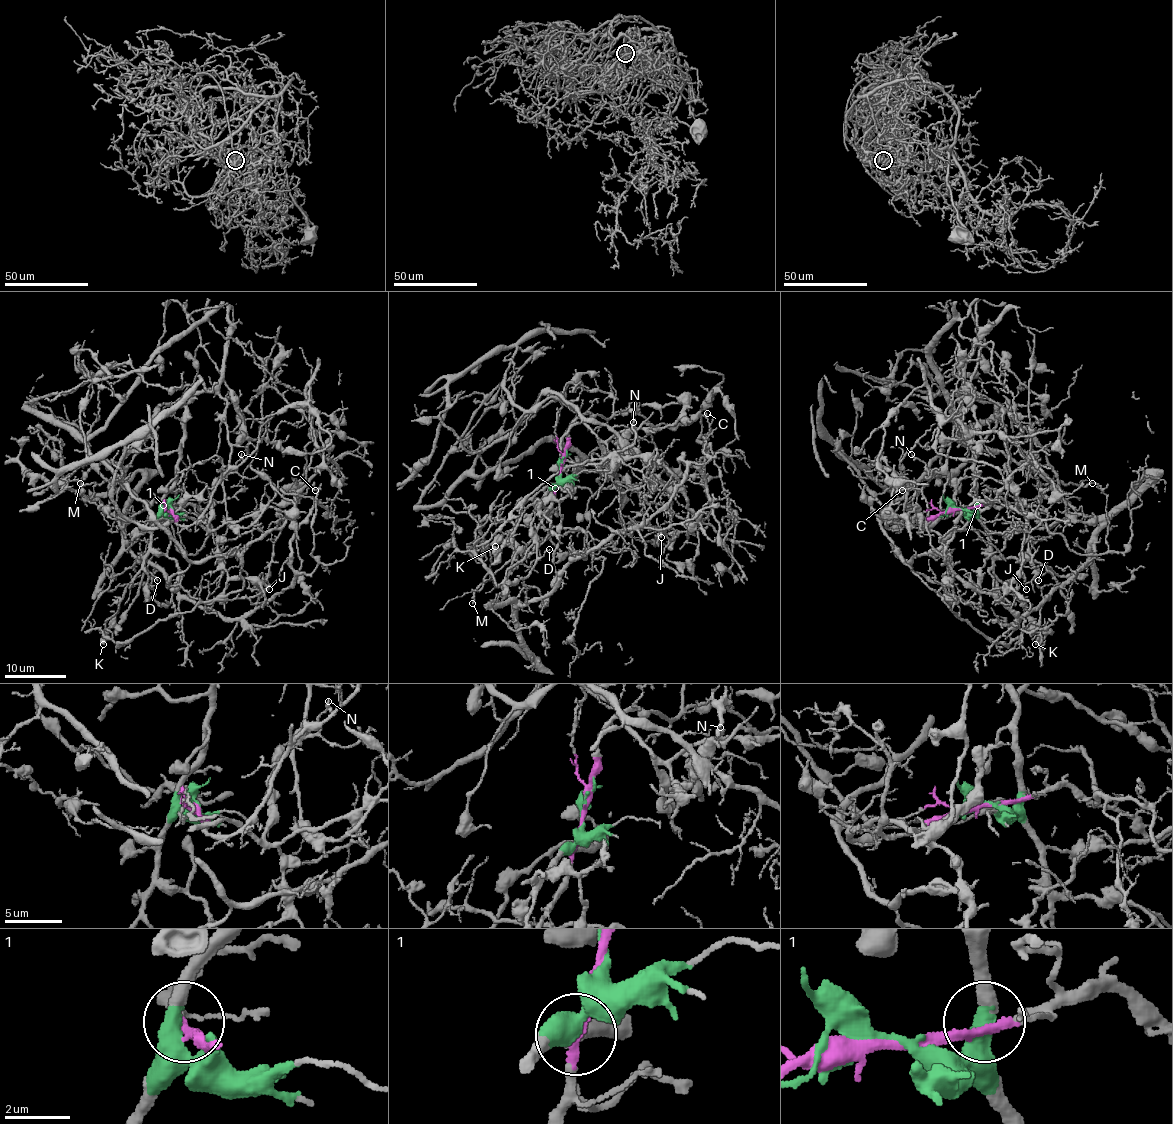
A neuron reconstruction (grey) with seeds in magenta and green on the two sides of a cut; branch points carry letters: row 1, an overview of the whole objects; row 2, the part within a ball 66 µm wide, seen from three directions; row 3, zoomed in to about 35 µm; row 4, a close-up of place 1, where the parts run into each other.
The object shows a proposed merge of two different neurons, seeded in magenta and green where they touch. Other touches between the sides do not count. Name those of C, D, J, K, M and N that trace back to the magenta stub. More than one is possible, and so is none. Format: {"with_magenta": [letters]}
{"with_magenta": ["C", "J"]}

